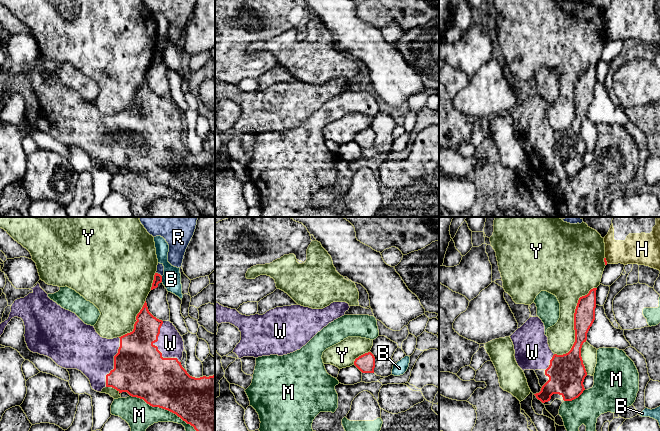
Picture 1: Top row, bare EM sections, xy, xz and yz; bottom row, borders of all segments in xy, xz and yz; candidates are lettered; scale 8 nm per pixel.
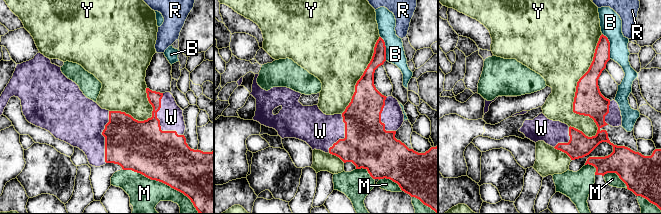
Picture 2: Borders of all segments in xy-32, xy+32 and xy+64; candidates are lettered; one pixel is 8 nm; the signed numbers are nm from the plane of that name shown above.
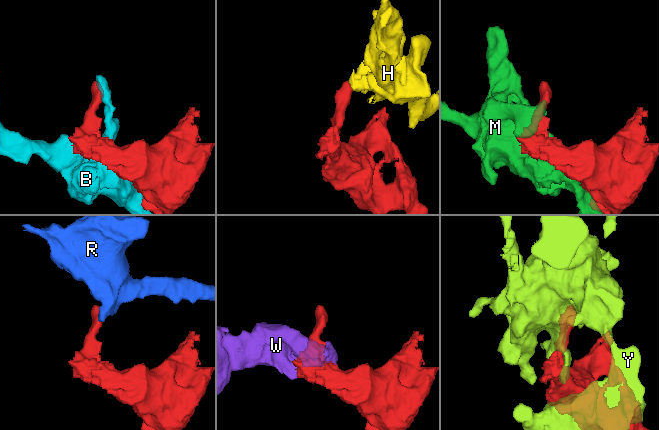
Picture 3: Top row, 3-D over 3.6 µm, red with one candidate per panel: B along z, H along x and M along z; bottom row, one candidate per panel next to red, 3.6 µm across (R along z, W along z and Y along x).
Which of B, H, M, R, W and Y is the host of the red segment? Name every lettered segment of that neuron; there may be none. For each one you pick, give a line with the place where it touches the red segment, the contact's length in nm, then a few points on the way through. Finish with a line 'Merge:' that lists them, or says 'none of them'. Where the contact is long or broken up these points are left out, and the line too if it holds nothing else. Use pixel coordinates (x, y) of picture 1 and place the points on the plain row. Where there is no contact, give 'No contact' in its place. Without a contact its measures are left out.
W: Touches red at xy (157, 124). Shared border 360 nm
Merge: W

